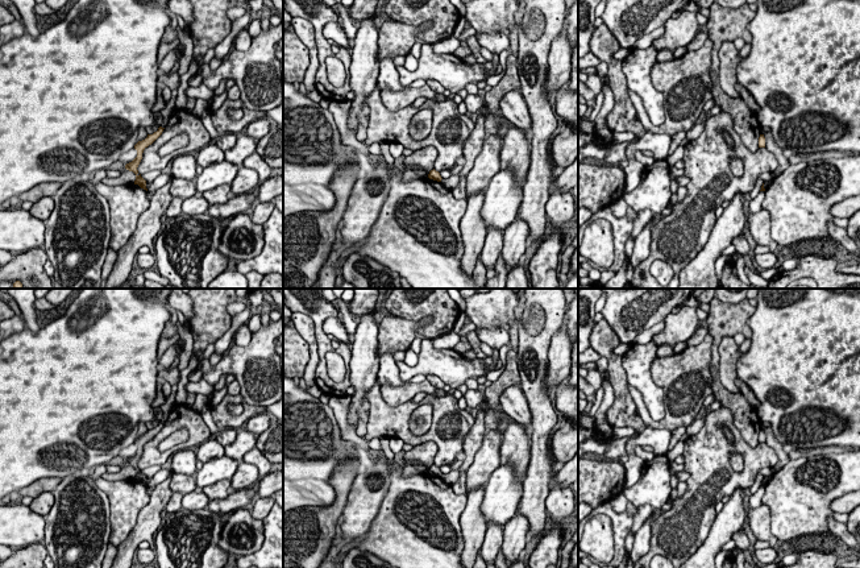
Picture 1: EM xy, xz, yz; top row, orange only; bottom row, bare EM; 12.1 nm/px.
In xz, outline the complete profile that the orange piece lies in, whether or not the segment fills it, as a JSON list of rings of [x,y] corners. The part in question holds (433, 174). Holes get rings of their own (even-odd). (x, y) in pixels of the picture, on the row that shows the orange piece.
[[[435,169],[429,171],[428,178],[440,182],[443,186],[445,186],[449,190],[453,190],[454,187],[457,187],[460,182],[458,174],[450,175],[449,178],[443,179],[440,173],[436,171]]]

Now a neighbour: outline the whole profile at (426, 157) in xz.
[[[425,146],[415,150],[411,156],[407,156],[403,162],[406,167],[421,167],[427,174],[429,174],[437,159],[437,149],[435,146]]]

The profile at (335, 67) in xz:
[[[327,57],[327,78],[335,87],[342,87],[345,83],[345,66],[336,57]]]

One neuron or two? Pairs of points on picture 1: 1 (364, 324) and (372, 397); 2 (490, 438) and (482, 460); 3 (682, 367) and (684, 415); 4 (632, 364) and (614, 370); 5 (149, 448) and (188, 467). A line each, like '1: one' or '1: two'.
1: two
2: one
3: one
4: two
5: two

